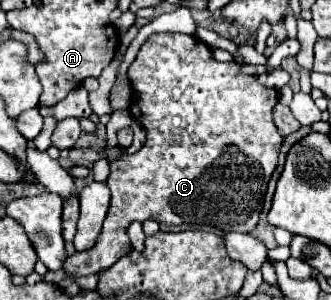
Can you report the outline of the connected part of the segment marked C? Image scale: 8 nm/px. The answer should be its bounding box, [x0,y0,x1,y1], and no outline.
[64,34,282,276]

